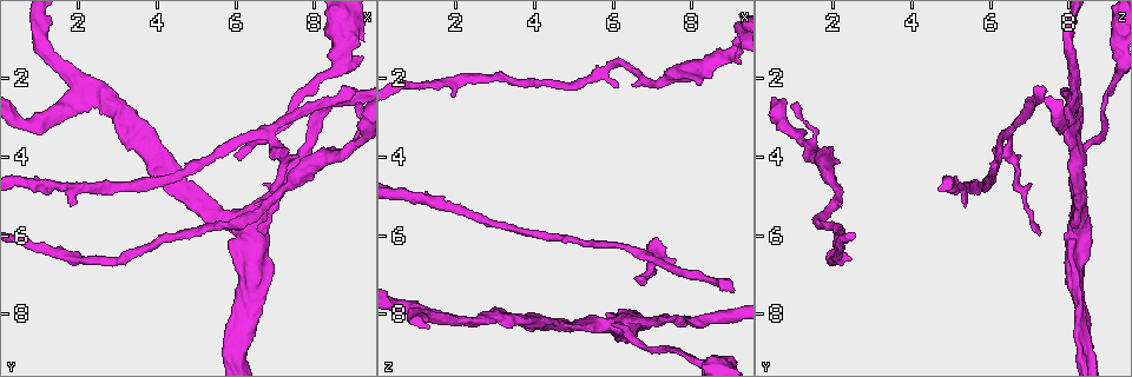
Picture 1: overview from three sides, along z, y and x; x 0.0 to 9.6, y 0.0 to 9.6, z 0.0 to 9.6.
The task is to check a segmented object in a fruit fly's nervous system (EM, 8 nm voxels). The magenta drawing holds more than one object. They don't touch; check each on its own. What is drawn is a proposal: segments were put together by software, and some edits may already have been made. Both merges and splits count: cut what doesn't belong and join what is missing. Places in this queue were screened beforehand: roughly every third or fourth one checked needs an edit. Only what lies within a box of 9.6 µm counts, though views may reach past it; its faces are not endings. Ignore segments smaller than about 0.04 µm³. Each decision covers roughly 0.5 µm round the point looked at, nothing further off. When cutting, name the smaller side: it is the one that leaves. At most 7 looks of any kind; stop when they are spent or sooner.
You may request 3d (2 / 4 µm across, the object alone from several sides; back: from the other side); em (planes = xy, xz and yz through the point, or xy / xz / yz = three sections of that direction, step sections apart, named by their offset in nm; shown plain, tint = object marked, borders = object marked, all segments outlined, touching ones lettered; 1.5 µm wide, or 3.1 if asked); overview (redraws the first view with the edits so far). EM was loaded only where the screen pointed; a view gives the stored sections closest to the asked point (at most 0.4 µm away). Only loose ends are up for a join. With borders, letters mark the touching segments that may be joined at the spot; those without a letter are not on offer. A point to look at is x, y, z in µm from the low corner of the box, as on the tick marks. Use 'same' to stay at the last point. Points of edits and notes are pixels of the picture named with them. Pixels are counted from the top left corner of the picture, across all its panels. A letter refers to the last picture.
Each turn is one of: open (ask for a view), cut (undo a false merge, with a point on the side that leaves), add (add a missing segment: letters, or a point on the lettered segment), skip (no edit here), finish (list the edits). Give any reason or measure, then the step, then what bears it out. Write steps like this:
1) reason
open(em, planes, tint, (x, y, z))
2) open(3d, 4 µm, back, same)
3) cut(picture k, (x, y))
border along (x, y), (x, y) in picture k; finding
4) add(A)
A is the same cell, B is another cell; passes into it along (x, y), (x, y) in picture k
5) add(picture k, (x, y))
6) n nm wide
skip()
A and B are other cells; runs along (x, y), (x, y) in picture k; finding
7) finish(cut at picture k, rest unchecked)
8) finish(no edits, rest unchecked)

an open end
open(3d, 2 µm, (6.10, 4.05, 8.20))

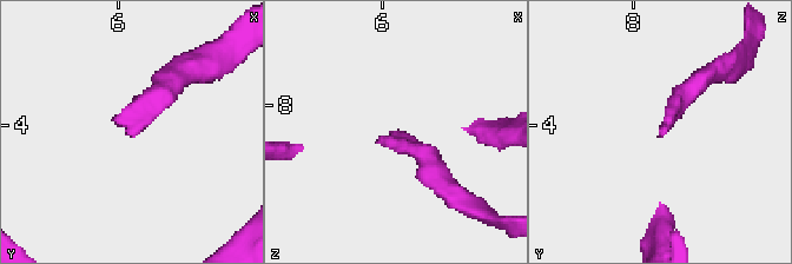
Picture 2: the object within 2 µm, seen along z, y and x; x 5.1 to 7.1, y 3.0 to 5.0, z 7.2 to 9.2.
open(em, planes, borders, (6.08, 4.06, 8.20))

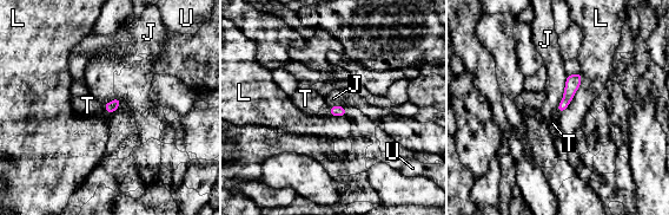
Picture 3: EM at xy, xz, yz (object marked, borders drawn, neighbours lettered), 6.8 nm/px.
add(T)
T is the same cell, J, L and U are other cells; passes into it along (111, 108), (104, 106), (87, 105) in picture 3; it goes on there

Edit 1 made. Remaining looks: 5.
see it whole again
open(overview)

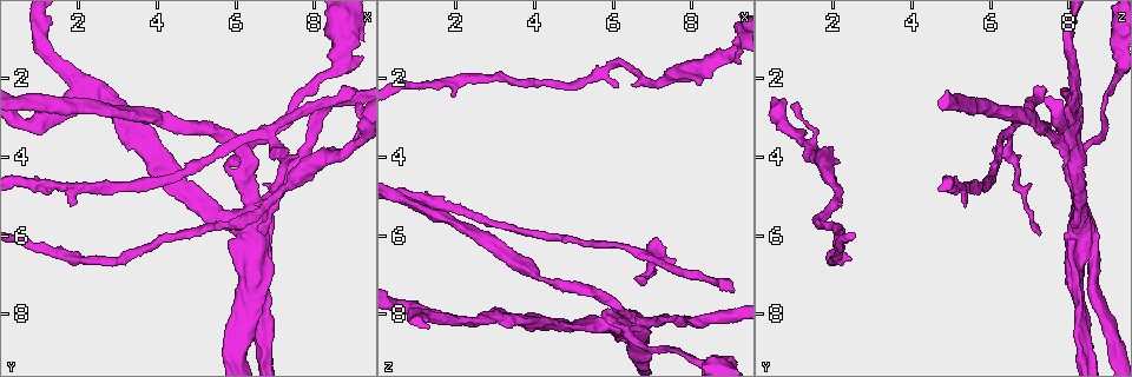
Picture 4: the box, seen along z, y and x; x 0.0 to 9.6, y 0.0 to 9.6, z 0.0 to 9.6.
thin end
open(em, planes, borders, (7.65, 3.95, 6.60))

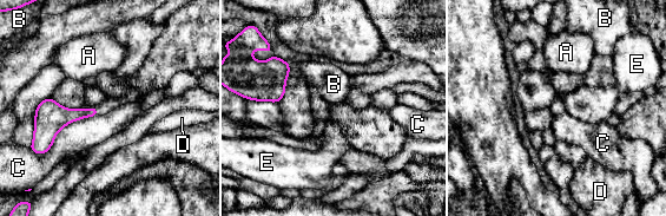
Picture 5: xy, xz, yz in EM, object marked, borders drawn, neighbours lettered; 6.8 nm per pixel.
skip()
A, B, C, D and E are other cells; border along (98, 115), (67, 123), (40, 155) in picture 5; none of them fits

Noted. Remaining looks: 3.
thin neck
open(3d, 4 µm, (7.55, 2.55, 8.90))

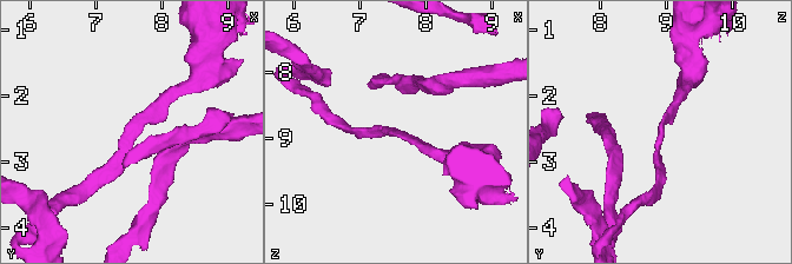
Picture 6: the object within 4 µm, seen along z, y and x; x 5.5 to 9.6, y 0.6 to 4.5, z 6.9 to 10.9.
arms of 180, 190 nm
open(em, planes, borders, (7.60, 2.60, 8.95))

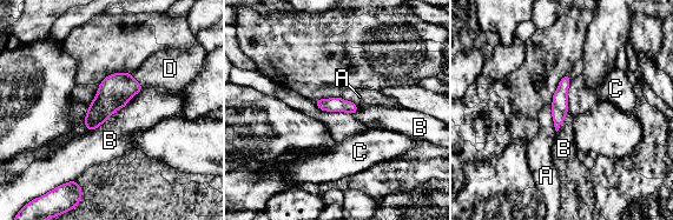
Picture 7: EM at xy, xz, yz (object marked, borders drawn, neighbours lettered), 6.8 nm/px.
B touches over 190 nm
skip()
A, B, C and D are other cells; all the same neuron

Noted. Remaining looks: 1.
finish(add at picture 3, rest unchecked)

